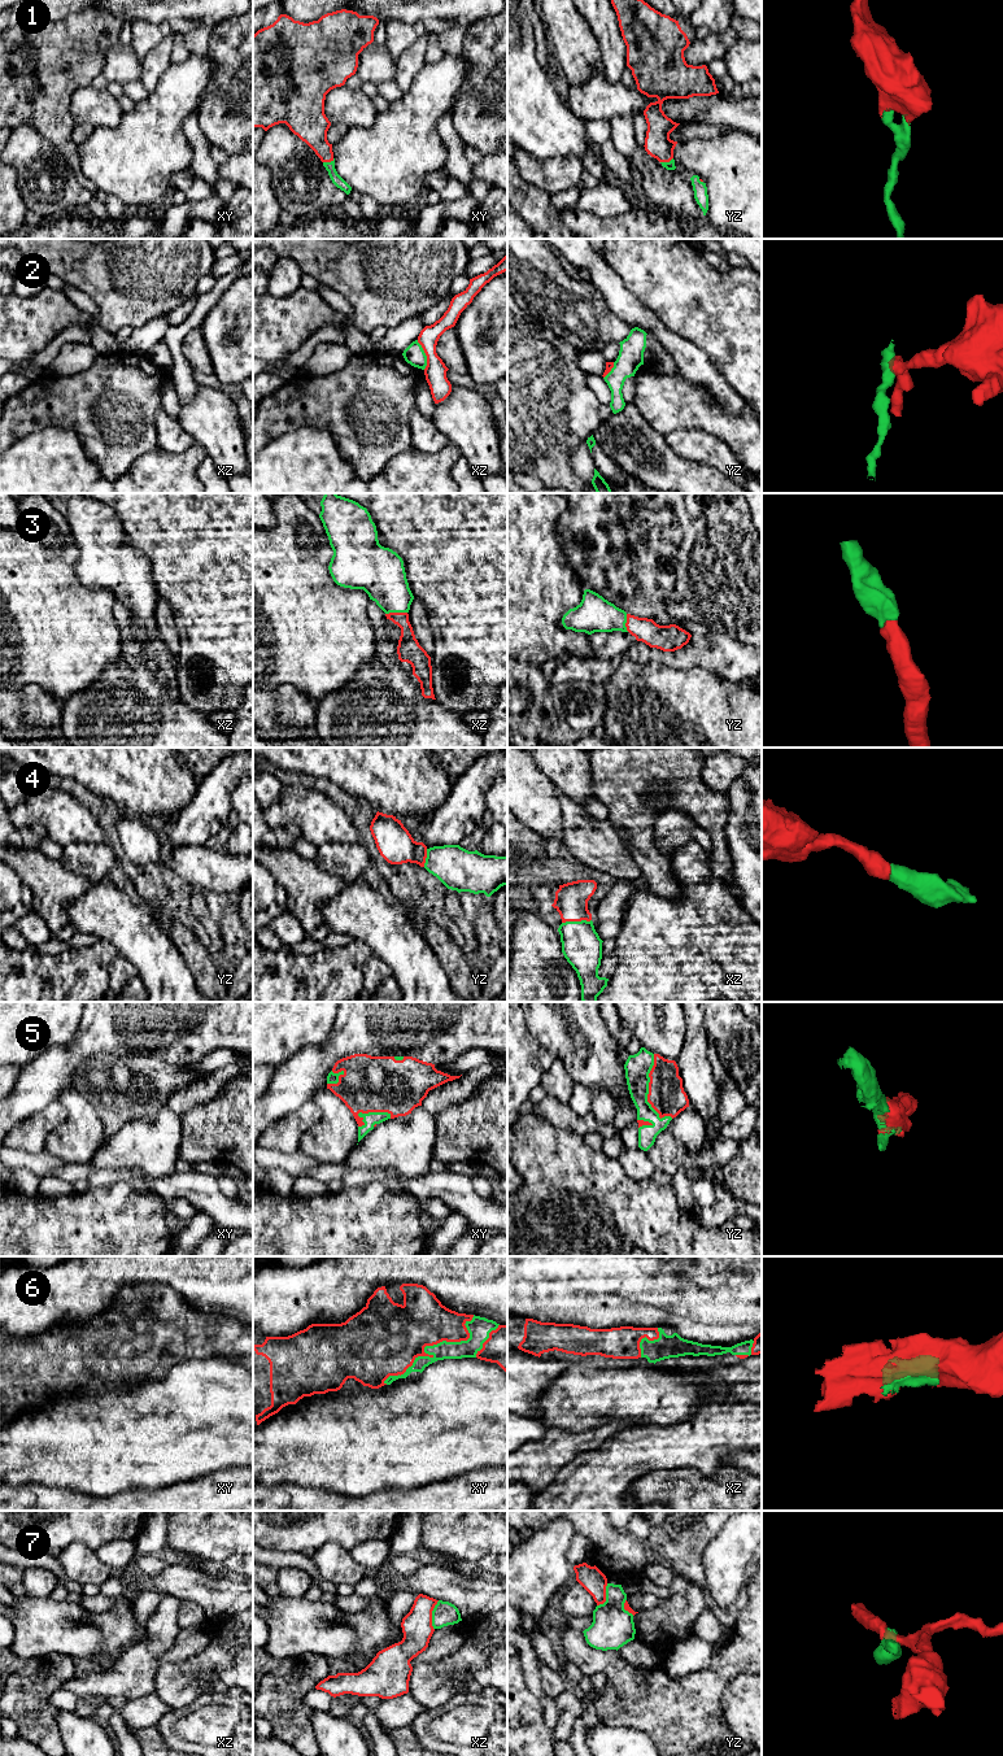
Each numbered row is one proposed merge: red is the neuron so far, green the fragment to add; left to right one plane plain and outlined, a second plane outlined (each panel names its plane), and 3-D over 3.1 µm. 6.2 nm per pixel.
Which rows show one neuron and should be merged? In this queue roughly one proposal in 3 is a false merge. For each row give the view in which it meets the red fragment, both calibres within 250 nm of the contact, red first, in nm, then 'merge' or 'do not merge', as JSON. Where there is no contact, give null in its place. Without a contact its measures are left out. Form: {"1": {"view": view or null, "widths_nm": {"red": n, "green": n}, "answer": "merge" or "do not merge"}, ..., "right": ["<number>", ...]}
{"1": {"view": "yz", "widths_nm": {"red": 160, "green": 50}, "answer": "merge"}, "2": {"view": "xz", "widths_nm": {"red": 140, "green": 130}, "answer": "do not merge"}, "3": {"view": "xz", "widths_nm": {"red": 150, "green": 300}, "answer": "merge"}, "4": {"view": "xz", "widths_nm": {"red": 200, "green": 240}, "answer": "merge"}, "5": {"view": "yz", "widths_nm": {"red": 220, "green": 160}, "answer": "merge"}, "6": {"view": "xy", "widths_nm": {"red": 380, "green": 110}, "answer": "merge"}, "7": {"view": "xz", "widths_nm": {"red": 190, "green": 150}, "answer": "do not merge"}, "right": ["1", "3", "4", "5", "6"]}

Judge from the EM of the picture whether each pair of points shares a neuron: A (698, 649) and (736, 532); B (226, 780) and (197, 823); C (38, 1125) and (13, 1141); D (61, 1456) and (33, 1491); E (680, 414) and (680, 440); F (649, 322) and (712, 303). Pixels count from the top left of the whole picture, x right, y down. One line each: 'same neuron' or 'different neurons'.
A: different neurons
B: same neuron
C: same neuron
D: different neurons
E: different neurons
F: different neurons

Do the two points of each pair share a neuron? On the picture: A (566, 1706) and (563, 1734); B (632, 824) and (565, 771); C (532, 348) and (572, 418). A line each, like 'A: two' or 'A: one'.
A: one
B: two
C: one

